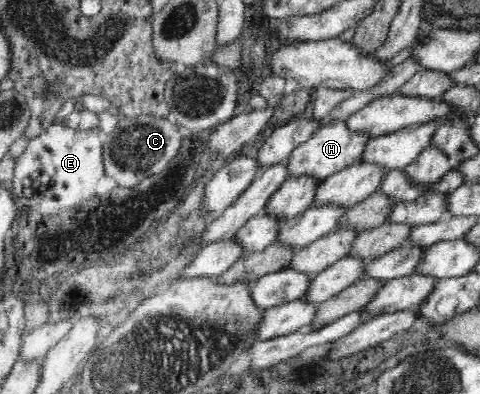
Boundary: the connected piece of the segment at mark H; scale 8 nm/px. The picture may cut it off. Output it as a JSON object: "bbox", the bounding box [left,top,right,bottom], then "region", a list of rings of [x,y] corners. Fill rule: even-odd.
{"bbox":[289,119,371,180],"region":[[[331,119],[323,129],[315,132],[305,143],[298,145],[291,153],[289,160],[289,175],[300,176],[309,174],[321,180],[332,176],[352,163],[358,162],[365,145],[369,143],[371,134],[365,130],[353,130],[343,119]]]}

